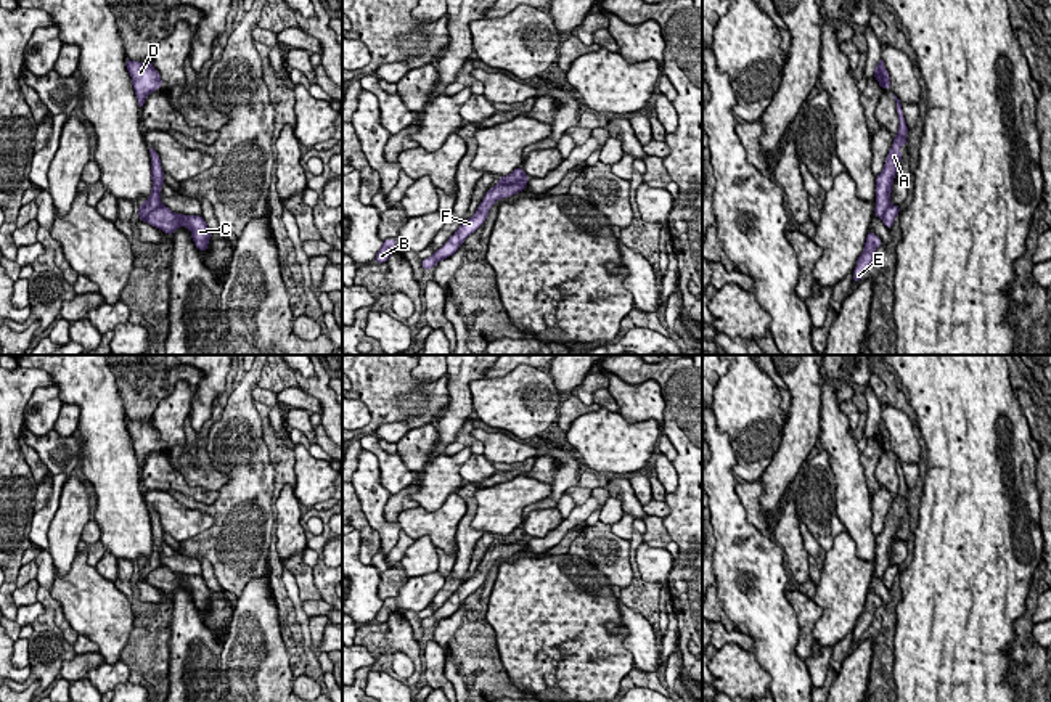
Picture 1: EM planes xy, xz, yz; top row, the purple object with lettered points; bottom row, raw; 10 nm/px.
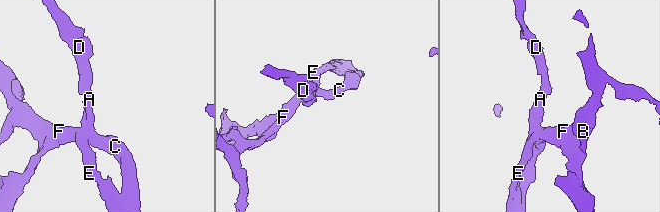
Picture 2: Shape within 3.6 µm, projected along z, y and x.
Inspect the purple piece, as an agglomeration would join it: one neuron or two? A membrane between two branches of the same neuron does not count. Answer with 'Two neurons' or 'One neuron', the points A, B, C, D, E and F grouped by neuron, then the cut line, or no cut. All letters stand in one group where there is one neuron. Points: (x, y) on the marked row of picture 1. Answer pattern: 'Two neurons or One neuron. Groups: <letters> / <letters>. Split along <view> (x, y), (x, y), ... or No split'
Two neurons. Groups: A D E / B C F. Split along xz (526, 175), (508, 183), (498, 182)

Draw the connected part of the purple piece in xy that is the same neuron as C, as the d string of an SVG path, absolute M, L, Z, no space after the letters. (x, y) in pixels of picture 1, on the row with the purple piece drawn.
M162 206L151 210L145 222L162 230L167 235L174 235L178 227L186 227L191 231L193 243L198 251L206 252L211 239L211 228L201 215L175 214L169 207Z

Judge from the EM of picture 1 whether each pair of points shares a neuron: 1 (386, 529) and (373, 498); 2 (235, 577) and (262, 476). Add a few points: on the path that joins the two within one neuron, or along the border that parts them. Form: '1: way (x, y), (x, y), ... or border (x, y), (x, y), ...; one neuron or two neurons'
1: way (378, 521), (373, 506); one neuron
2: way (238, 551), (245, 502); one neuron

